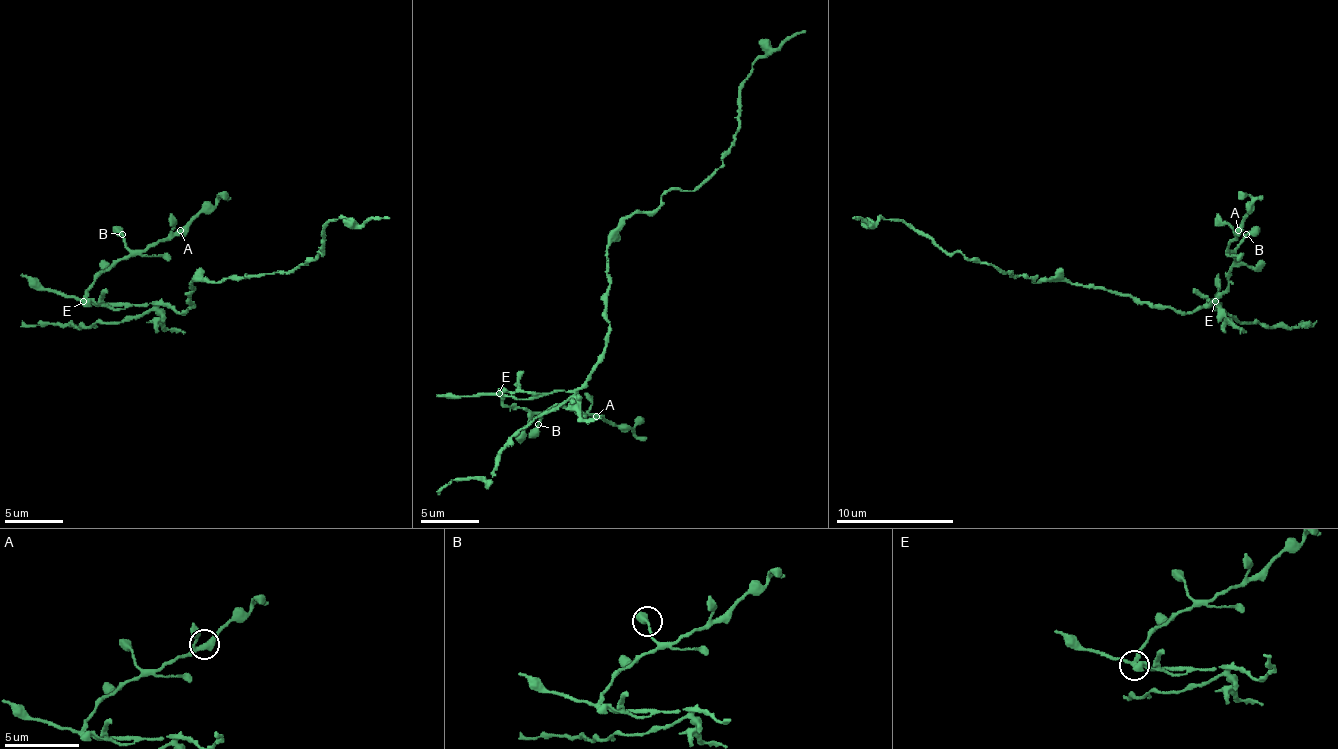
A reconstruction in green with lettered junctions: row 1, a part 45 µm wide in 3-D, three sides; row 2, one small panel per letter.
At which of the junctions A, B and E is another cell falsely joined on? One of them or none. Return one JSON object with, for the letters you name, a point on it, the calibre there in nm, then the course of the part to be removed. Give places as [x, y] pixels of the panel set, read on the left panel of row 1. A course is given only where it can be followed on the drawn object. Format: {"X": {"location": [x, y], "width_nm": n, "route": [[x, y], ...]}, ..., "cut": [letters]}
{"E": {"location": [83, 301], "width_nm": 320, "route": [[83, 301], [177, 312], [194, 304], [194, 280], [291, 271], [323, 254], [335, 218], [388, 216]]}, "cut": ["E"]}

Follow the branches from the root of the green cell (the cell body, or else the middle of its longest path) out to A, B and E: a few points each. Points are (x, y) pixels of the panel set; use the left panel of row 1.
A: (191, 292), (194, 304), (185, 312), (165, 304), (92, 304), (86, 298), (103, 271), (180, 230)
B: (191, 292), (194, 304), (185, 312), (165, 304), (92, 304), (86, 298), (89, 286), (130, 254), (121, 233)
E: (191, 292), (194, 304), (185, 312), (177, 312), (165, 304), (86, 304), (83, 301)

